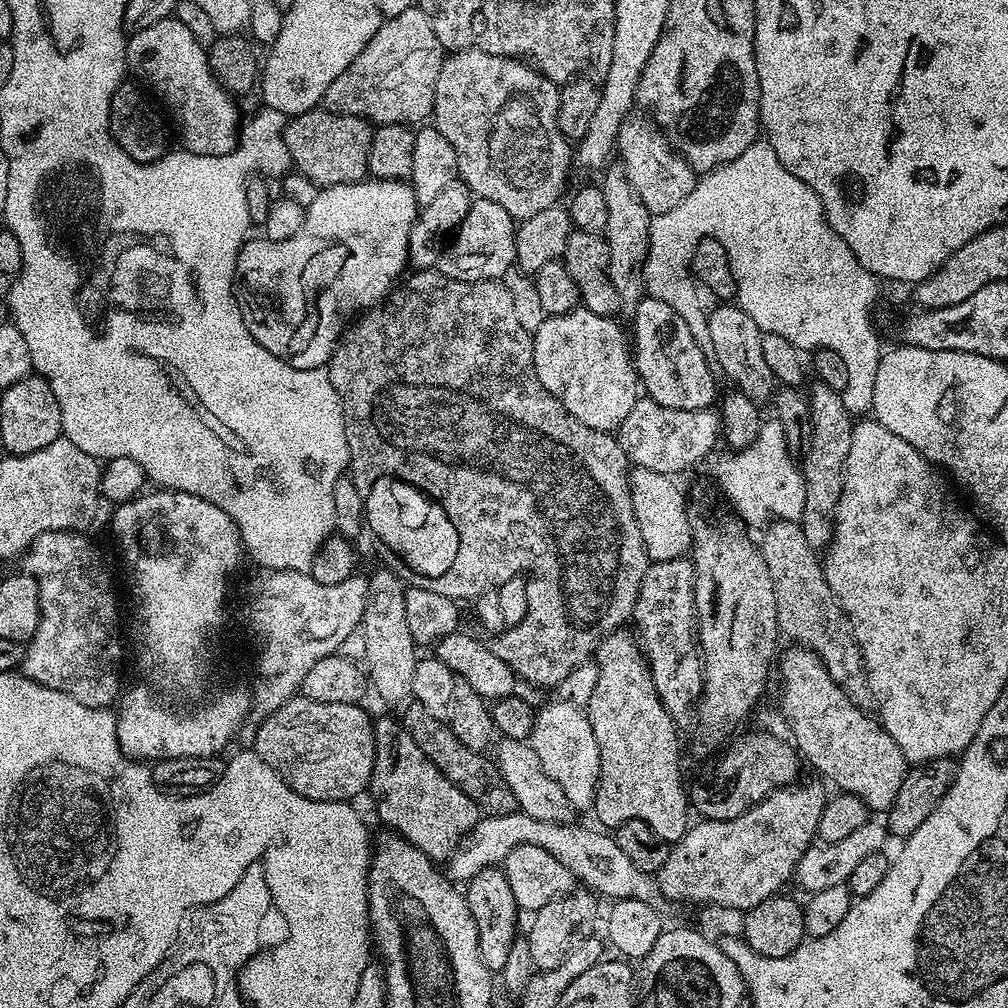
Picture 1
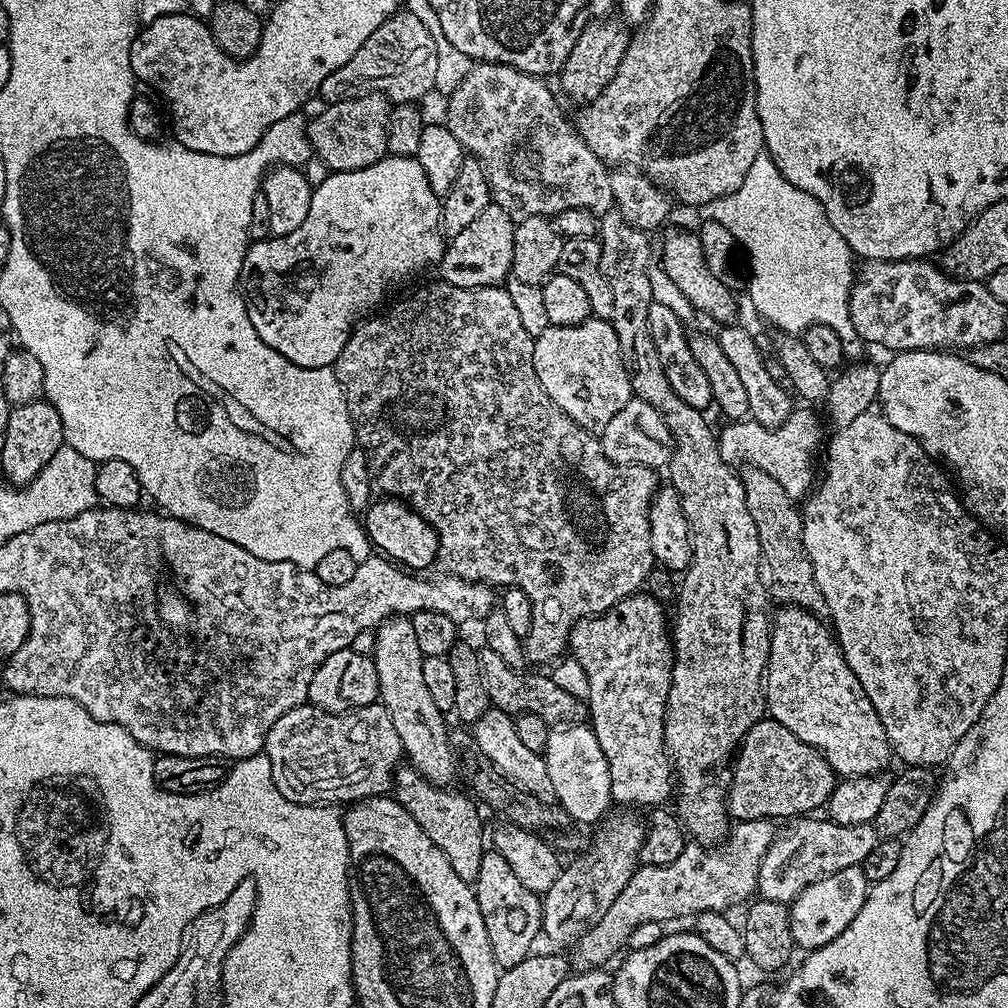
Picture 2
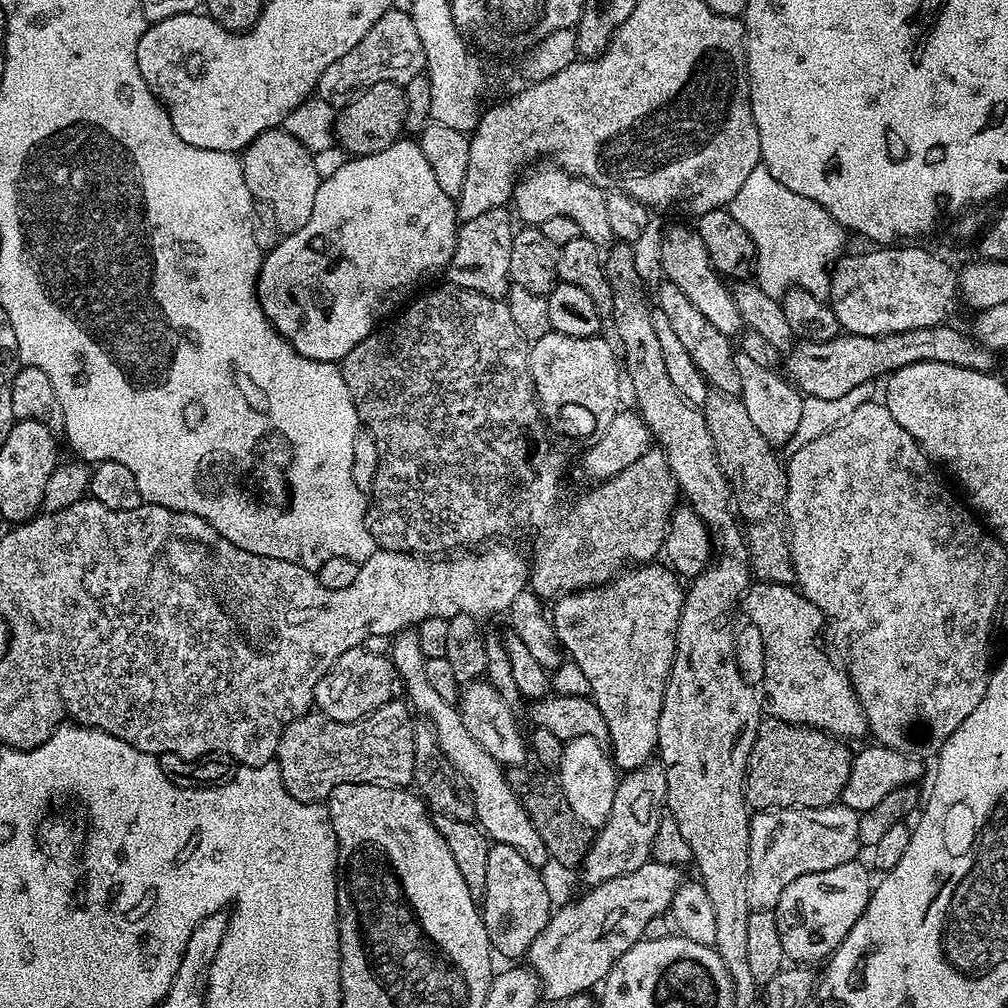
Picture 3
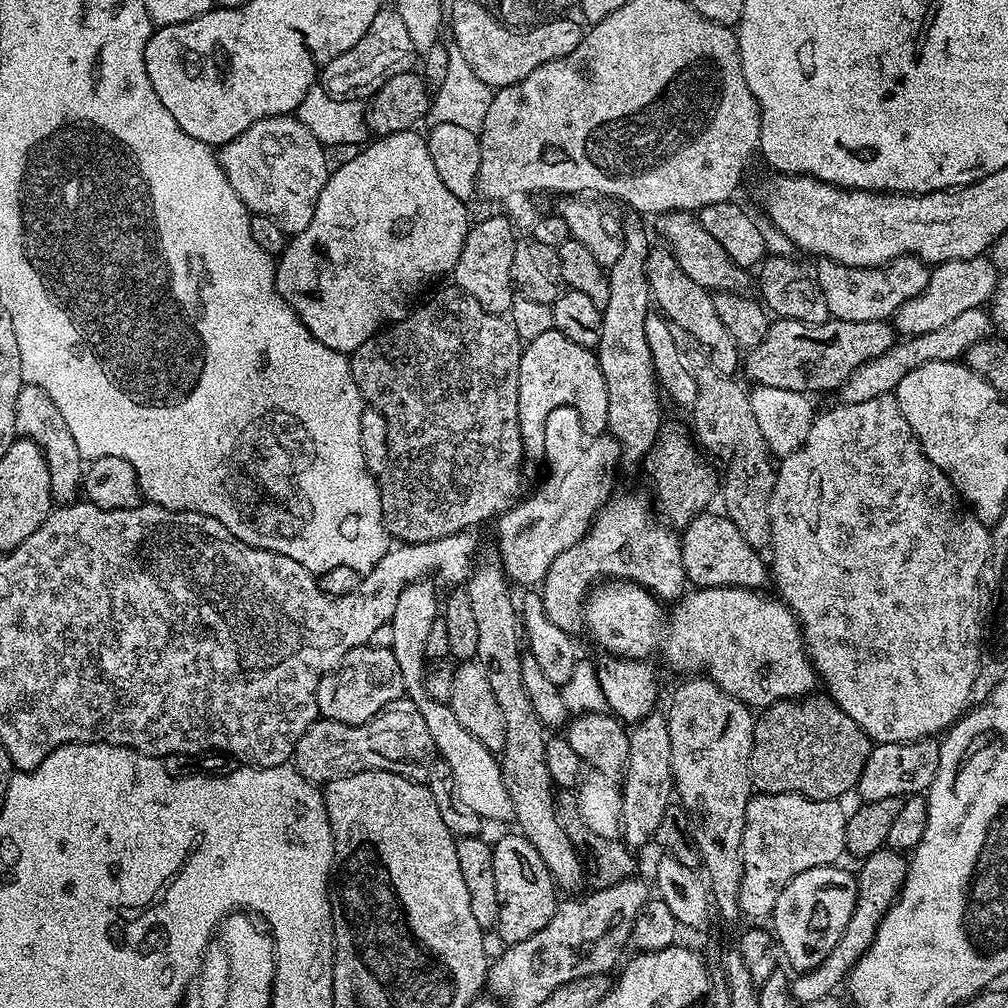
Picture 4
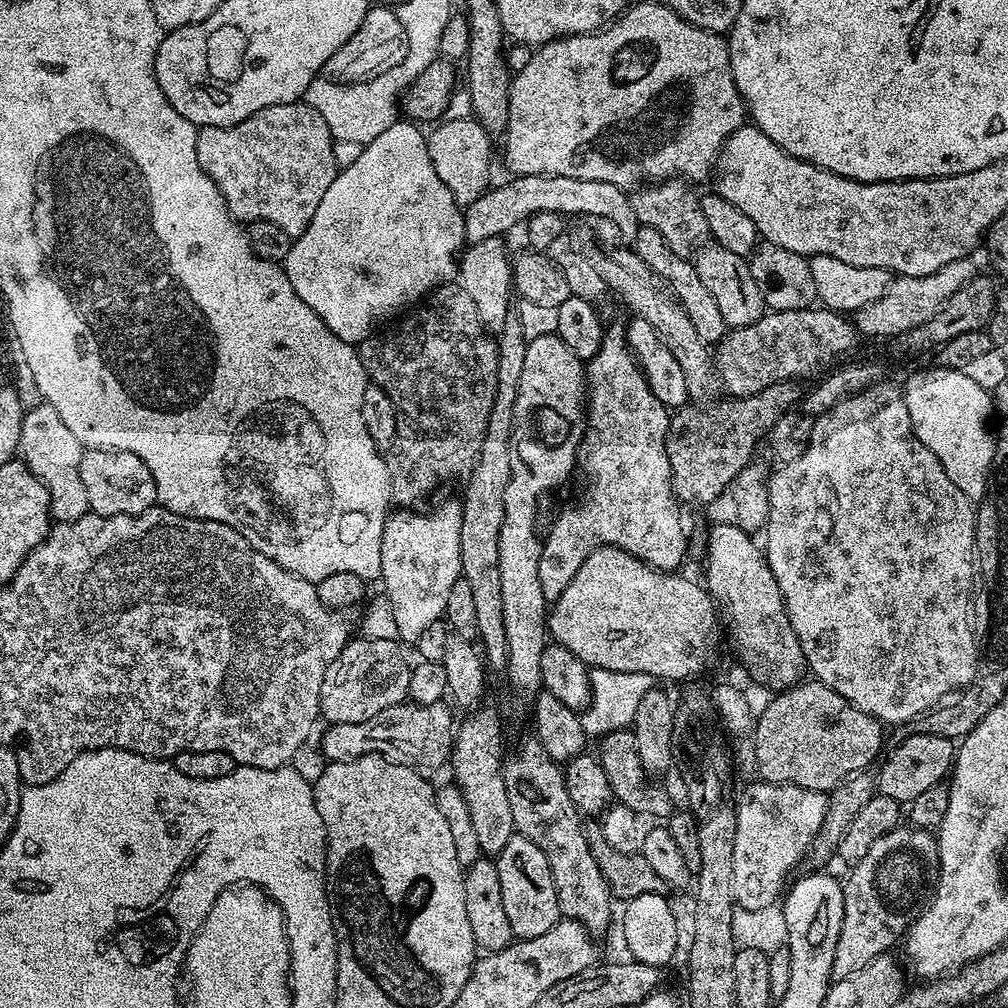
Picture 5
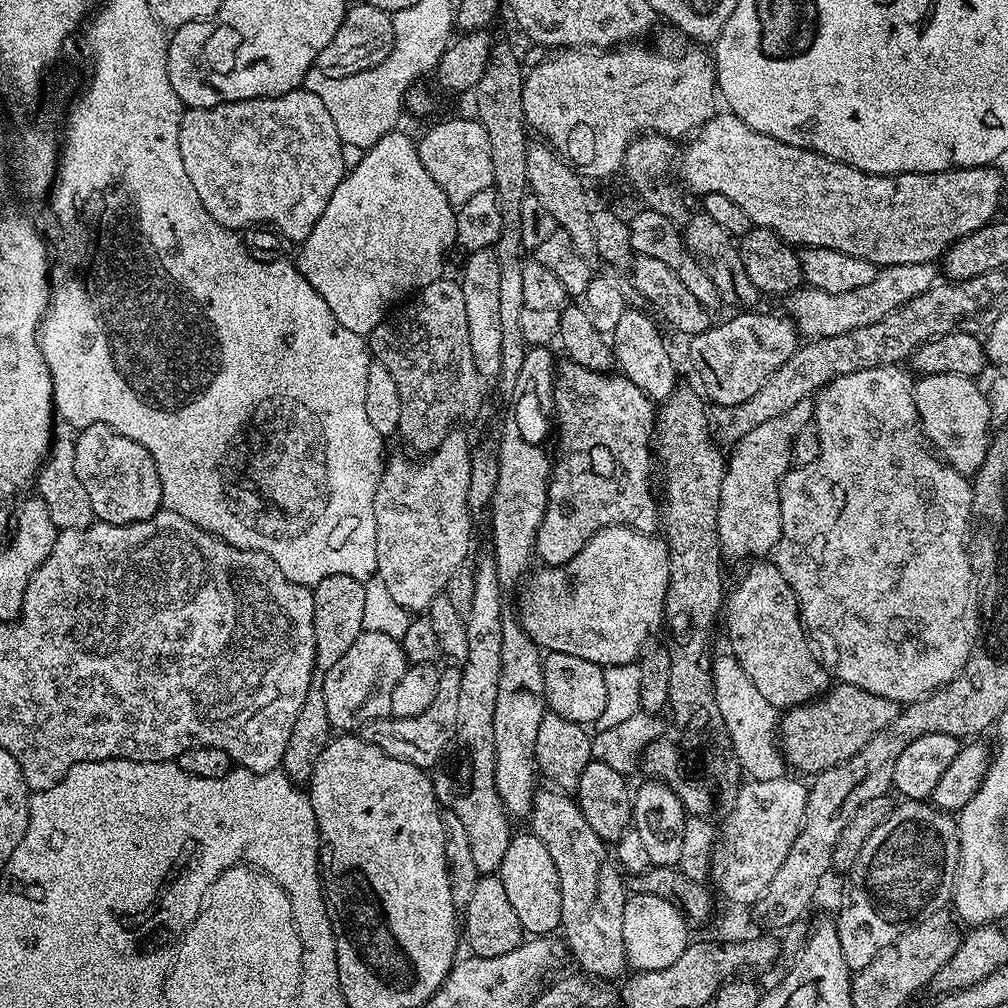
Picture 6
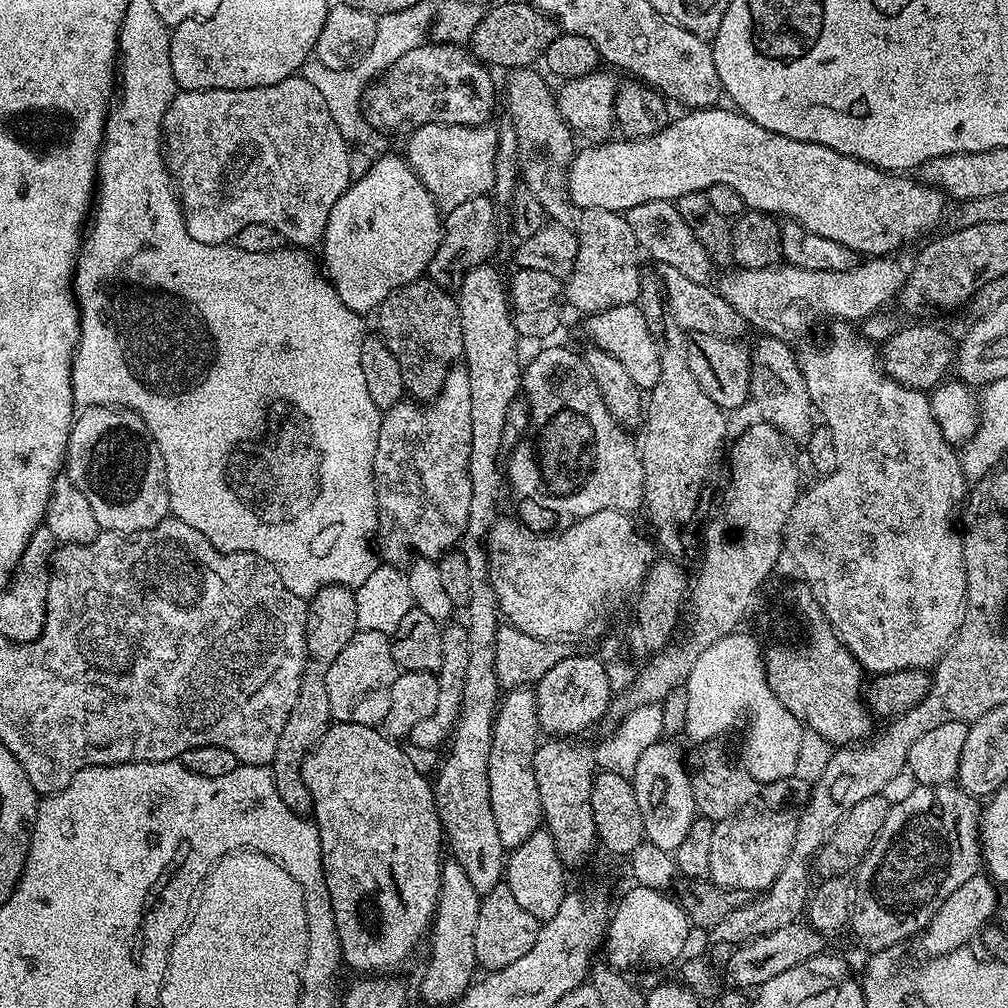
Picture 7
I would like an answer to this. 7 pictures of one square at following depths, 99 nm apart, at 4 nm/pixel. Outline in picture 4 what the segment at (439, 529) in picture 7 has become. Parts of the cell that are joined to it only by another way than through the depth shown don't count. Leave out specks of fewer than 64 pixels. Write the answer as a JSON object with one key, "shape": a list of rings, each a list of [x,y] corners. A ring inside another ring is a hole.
{"shape":[[[428,582],[407,584],[402,594],[398,594],[398,606],[394,606],[394,614],[390,621],[394,630],[391,650],[398,662],[398,670],[402,670],[404,696],[412,700],[414,706],[418,706],[418,714],[422,714],[422,722],[426,722],[426,730],[430,730],[433,749],[438,753],[442,763],[450,766],[456,797],[466,802],[466,806],[470,806],[470,810],[474,810],[474,814],[478,814],[481,821],[511,821],[512,803],[500,773],[499,759],[489,748],[482,746],[482,742],[478,742],[478,738],[474,738],[474,734],[470,734],[470,730],[466,730],[466,726],[462,726],[458,718],[454,718],[452,708],[426,694],[424,685],[426,638],[430,635],[430,626],[434,626],[437,618],[438,596],[436,600],[436,592]]]}

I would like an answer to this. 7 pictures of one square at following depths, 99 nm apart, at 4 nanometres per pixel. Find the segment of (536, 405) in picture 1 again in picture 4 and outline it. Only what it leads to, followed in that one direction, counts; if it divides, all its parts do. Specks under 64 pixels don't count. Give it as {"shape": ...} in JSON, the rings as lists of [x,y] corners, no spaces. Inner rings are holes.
{"shape":[[[439,288],[435,289],[437,292],[424,305],[421,303],[413,307],[403,320],[387,325],[369,340],[362,342],[362,346],[358,346],[350,356],[354,382],[364,398],[365,405],[377,408],[382,418],[386,418],[388,465],[378,477],[382,518],[389,537],[393,541],[405,544],[425,544],[455,532],[467,532],[473,527],[471,524],[480,524],[491,516],[499,517],[513,508],[525,491],[524,476],[520,473],[520,460],[522,462],[525,457],[523,442],[519,435],[514,434],[514,430],[519,426],[518,370],[522,342],[514,330],[511,319],[505,318],[501,313],[486,310],[482,302],[478,302],[478,298],[470,298],[470,294],[466,294],[461,288]],[[661,427],[656,443],[642,460],[644,472],[652,483],[651,495],[654,497],[655,507],[659,515],[672,526],[687,524],[689,520],[705,511],[711,505],[708,503],[718,496],[717,469],[715,472],[703,460],[705,457],[698,451],[693,437],[685,432],[680,428]]]}

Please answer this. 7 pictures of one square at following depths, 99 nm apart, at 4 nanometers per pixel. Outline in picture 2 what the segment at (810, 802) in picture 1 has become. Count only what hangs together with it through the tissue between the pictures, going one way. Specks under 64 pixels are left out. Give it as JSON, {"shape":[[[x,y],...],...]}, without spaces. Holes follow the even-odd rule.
{"shape":[[[742,820],[731,829],[726,846],[685,843],[682,854],[670,866],[637,867],[626,886],[614,898],[610,910],[600,921],[580,935],[574,945],[576,960],[584,970],[596,970],[627,945],[630,934],[642,922],[669,922],[683,916],[695,918],[701,912],[727,913],[735,904],[743,905],[757,895],[758,870],[768,847],[774,843],[778,828],[770,820]]]}

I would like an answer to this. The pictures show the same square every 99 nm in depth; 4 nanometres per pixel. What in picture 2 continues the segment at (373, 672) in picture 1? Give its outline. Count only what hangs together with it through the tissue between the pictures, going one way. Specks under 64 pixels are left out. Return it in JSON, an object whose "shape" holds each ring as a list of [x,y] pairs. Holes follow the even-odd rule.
{"shape":[[[393,616],[391,620],[385,620],[379,628],[375,629],[376,645],[372,651],[371,658],[378,670],[378,686],[380,694],[379,703],[384,705],[384,709],[390,714],[390,722],[394,722],[394,730],[398,730],[398,738],[404,747],[404,756],[411,767],[422,774],[422,778],[430,781],[435,788],[451,789],[455,780],[458,780],[458,756],[454,751],[454,740],[448,737],[448,724],[445,713],[434,706],[434,701],[430,698],[426,681],[422,678],[422,662],[425,656],[422,650],[418,650],[418,641],[414,635],[414,626],[411,619],[406,616]]]}

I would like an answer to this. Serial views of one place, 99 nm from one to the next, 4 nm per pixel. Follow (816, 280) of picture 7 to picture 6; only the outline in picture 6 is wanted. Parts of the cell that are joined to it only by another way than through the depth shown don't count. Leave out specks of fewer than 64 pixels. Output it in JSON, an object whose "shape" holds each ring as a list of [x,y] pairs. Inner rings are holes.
{"shape":[[[935,263],[883,266],[877,271],[874,282],[858,286],[858,290],[846,290],[846,294],[826,294],[826,290],[801,287],[791,293],[787,311],[794,321],[797,333],[804,338],[819,338],[846,334],[846,330],[858,330],[858,326],[870,326],[870,322],[882,322],[886,314],[898,310],[912,298],[918,298],[937,283],[938,268]]]}

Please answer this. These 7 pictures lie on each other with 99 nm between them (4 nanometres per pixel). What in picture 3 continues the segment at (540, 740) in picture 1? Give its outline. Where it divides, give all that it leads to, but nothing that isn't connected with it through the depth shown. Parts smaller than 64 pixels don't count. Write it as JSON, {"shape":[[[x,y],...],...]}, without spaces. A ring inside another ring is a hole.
{"shape":[[[579,736],[564,744],[564,757],[558,765],[558,783],[564,791],[570,810],[578,814],[583,824],[593,830],[599,830],[614,806],[614,790],[618,783],[618,769],[605,745],[589,736]]]}

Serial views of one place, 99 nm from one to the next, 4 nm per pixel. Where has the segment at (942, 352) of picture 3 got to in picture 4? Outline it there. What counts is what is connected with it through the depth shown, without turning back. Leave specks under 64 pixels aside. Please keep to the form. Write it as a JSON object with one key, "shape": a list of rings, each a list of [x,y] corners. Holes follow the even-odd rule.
{"shape":[[[777,319],[769,323],[766,338],[758,346],[747,349],[742,360],[742,372],[745,372],[756,386],[774,386],[782,390],[794,390],[813,394],[812,392],[835,393],[870,358],[878,358],[890,350],[896,343],[898,333],[888,320],[874,322],[846,322],[845,320],[828,319],[821,324],[807,324],[797,320]]]}

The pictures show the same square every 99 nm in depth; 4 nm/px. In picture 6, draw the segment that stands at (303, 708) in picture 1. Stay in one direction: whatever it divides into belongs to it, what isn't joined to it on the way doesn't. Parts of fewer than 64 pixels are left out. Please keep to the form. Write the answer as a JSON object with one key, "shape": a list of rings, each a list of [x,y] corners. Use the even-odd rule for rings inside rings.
{"shape":[[[446,666],[440,668],[438,690],[434,694],[434,702],[430,702],[430,706],[426,706],[426,710],[422,710],[422,714],[411,716],[405,720],[385,718],[370,722],[362,729],[364,739],[381,748],[386,754],[425,770],[431,769],[445,759],[456,734],[458,694],[462,690],[460,668],[448,667],[452,668],[446,668]]]}

